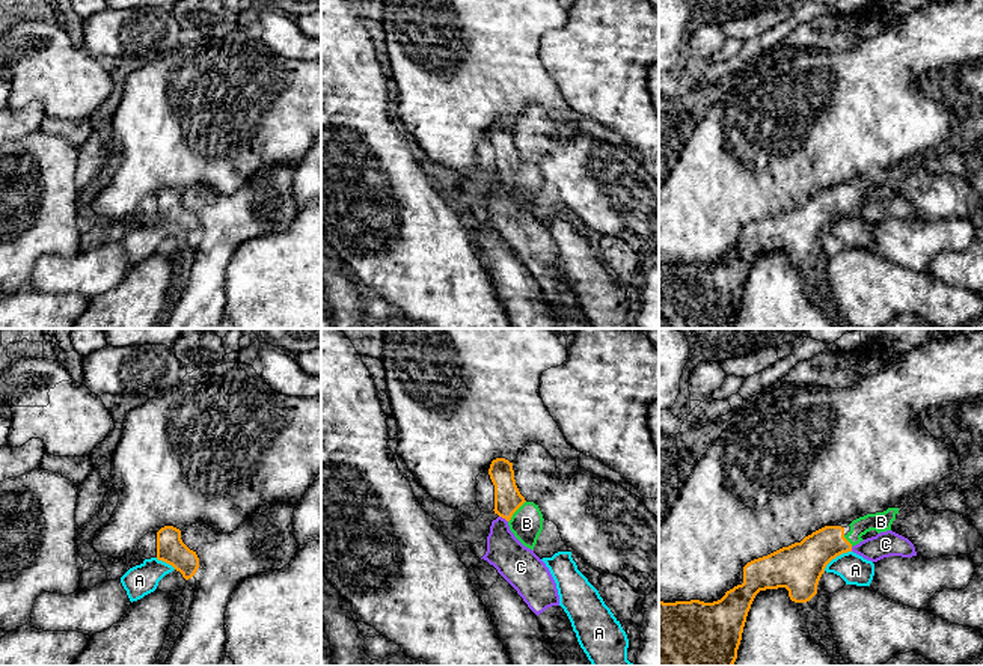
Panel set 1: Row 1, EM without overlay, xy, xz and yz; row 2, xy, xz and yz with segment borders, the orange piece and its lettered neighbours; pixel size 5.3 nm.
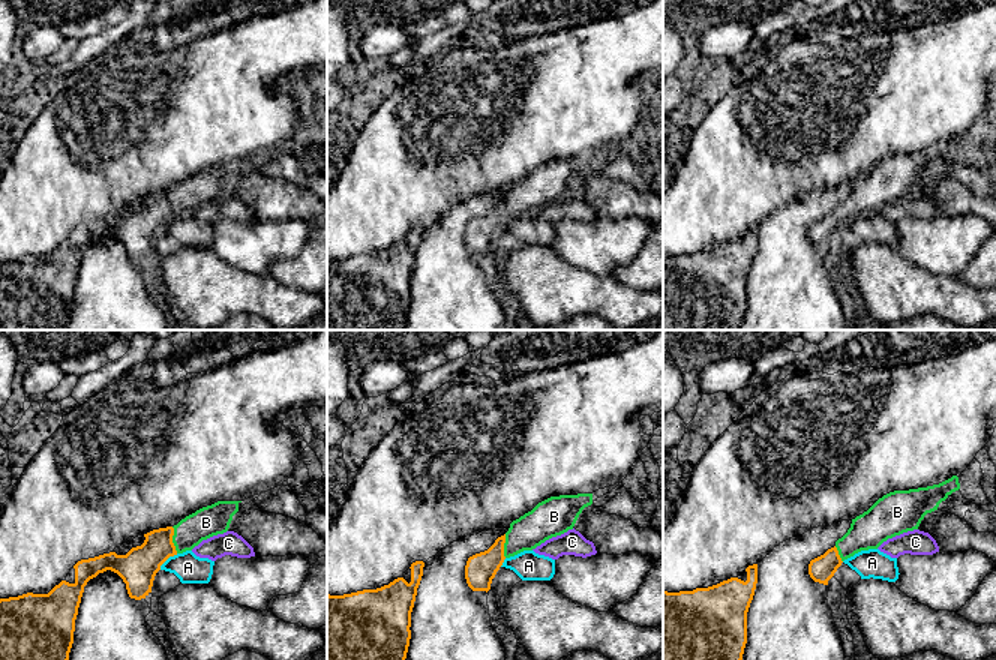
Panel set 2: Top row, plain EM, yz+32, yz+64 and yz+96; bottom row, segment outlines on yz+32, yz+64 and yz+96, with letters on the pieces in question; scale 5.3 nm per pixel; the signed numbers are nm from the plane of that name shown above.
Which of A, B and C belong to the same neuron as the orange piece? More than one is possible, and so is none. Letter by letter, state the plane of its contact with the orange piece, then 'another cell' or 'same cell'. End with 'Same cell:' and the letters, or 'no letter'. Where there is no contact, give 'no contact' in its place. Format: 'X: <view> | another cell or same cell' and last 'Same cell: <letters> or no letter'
A: yz | another cell
B: xz | same cell
C: xz | another cell
Same cell: B

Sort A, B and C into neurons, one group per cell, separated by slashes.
A / B / C

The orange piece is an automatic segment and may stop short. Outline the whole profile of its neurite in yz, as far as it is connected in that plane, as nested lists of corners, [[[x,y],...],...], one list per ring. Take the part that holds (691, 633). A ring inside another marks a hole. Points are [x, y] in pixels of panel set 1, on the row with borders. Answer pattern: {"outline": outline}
{"outline": [[[899,508],[867,514],[853,520],[847,533],[841,526],[825,526],[801,542],[754,559],[743,567],[743,583],[727,591],[718,601],[659,601],[659,666],[733,666],[748,612],[760,591],[785,588],[792,601],[810,601],[817,594],[817,585],[826,565],[837,556],[852,551],[853,545],[864,541],[861,536],[867,532],[891,530],[897,514]]]}

